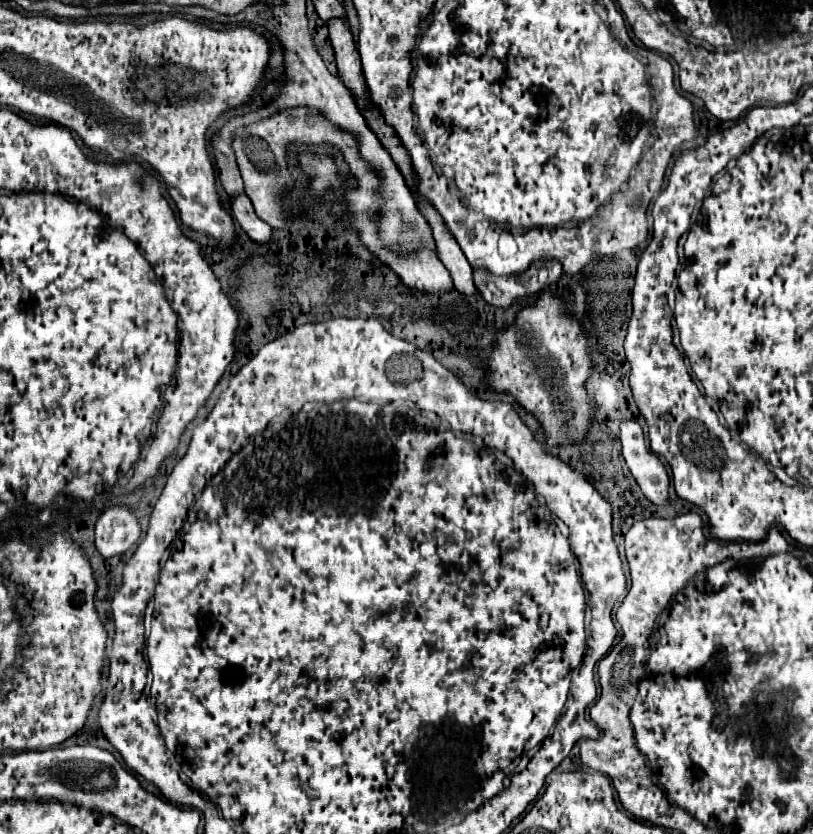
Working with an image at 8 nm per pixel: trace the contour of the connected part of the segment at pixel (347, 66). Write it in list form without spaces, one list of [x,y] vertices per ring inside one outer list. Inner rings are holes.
[[[330,18],[328,22],[330,42],[336,52],[338,74],[346,88],[350,88],[356,96],[356,104],[364,104],[364,78],[360,76],[360,58],[356,56],[356,44],[352,32],[344,18]]]

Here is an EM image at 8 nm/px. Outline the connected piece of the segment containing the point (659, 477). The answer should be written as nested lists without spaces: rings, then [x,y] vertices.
[[[624,420],[620,424],[620,442],[624,460],[636,478],[642,494],[656,506],[668,502],[668,488],[670,478],[664,464],[658,460],[656,454],[648,452],[644,444],[642,426],[636,420]]]

